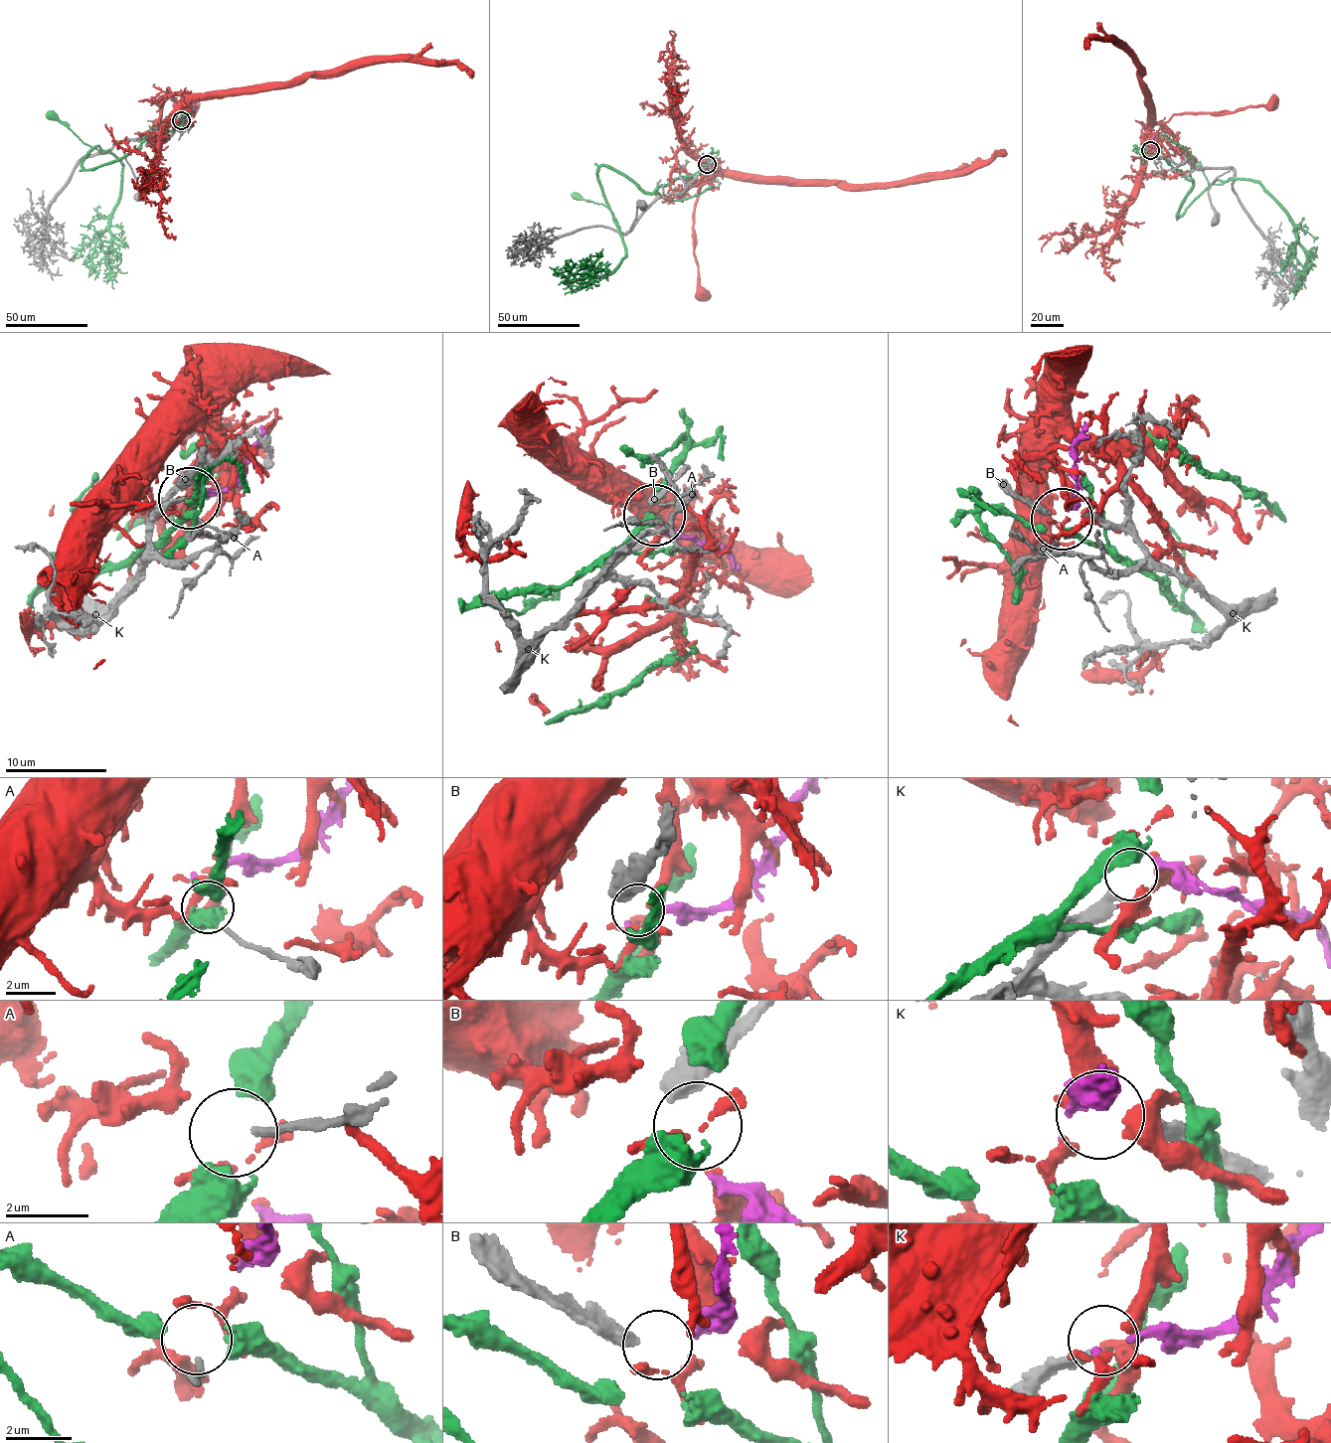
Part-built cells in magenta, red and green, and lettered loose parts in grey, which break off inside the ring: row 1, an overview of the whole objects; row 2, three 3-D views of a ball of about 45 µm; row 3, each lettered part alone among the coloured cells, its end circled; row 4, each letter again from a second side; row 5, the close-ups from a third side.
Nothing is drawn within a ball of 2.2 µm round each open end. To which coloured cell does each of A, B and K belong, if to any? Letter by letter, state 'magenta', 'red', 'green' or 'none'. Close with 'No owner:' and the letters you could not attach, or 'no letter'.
A: green
B: none
K: none
No owner: B, K

